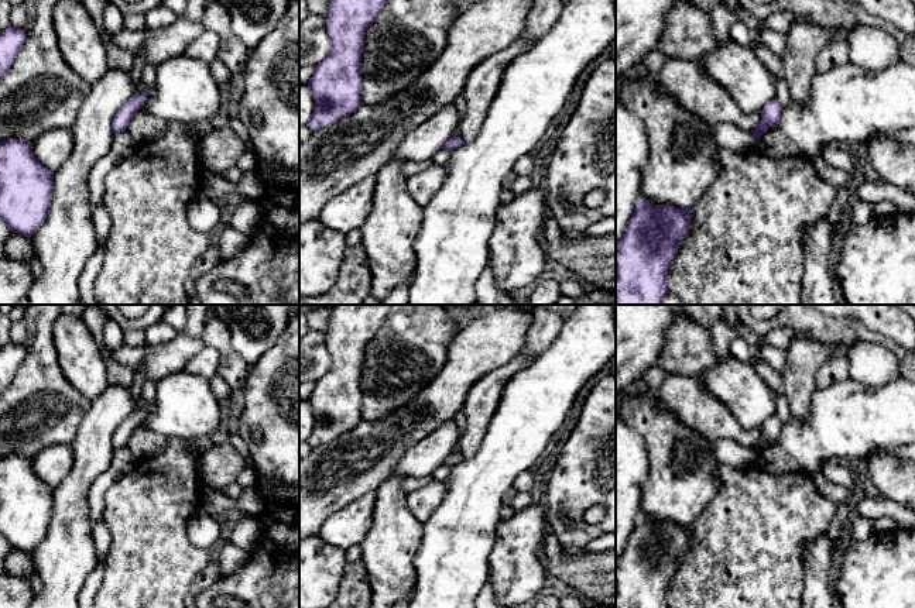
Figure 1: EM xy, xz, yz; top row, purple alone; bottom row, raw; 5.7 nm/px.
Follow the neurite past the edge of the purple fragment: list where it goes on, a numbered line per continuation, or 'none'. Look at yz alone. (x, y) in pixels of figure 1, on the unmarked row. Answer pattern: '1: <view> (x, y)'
none

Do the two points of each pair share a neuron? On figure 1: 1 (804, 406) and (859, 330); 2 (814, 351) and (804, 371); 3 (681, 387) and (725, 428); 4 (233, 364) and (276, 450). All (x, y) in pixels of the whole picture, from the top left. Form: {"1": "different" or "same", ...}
{"1": "different", "2": "same", "3": "same", "4": "different"}

